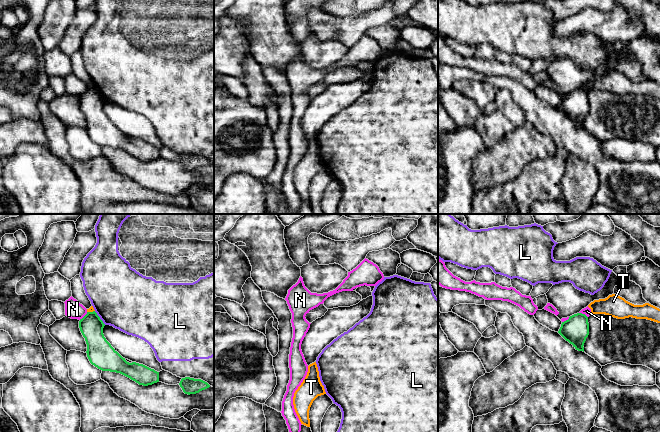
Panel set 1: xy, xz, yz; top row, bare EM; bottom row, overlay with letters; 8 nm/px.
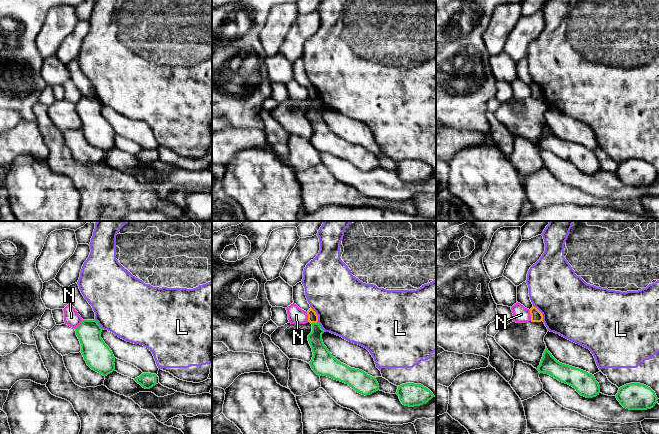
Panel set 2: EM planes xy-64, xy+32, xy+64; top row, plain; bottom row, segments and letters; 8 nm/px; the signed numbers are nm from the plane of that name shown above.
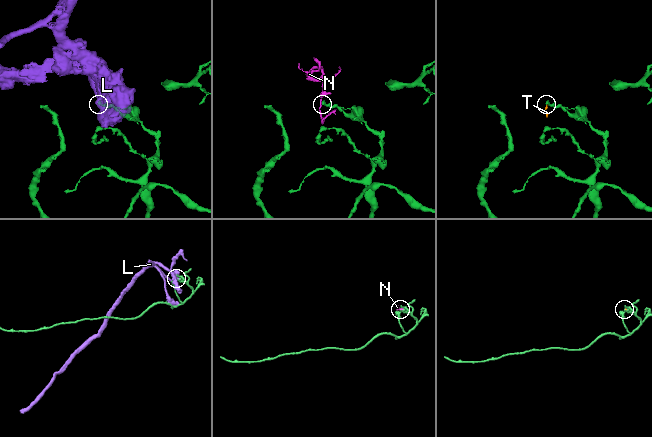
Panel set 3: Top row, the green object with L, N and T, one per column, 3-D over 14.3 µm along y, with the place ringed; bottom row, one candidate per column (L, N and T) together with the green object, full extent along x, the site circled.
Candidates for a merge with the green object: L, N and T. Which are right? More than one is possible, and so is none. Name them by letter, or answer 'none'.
none

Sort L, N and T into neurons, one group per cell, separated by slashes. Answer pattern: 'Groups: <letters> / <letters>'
Groups: L / N / T

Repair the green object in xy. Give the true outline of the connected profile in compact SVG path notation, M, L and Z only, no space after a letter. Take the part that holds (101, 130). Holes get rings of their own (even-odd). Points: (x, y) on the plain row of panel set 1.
M95 87L87 88L87 90L80 95L79 104L85 114L87 120L87 133L92 141L102 147L110 147L120 149L139 161L148 162L159 158L159 148L151 145L143 140L136 138L129 139L123 134L106 116L103 110L105 100L100 95Z

